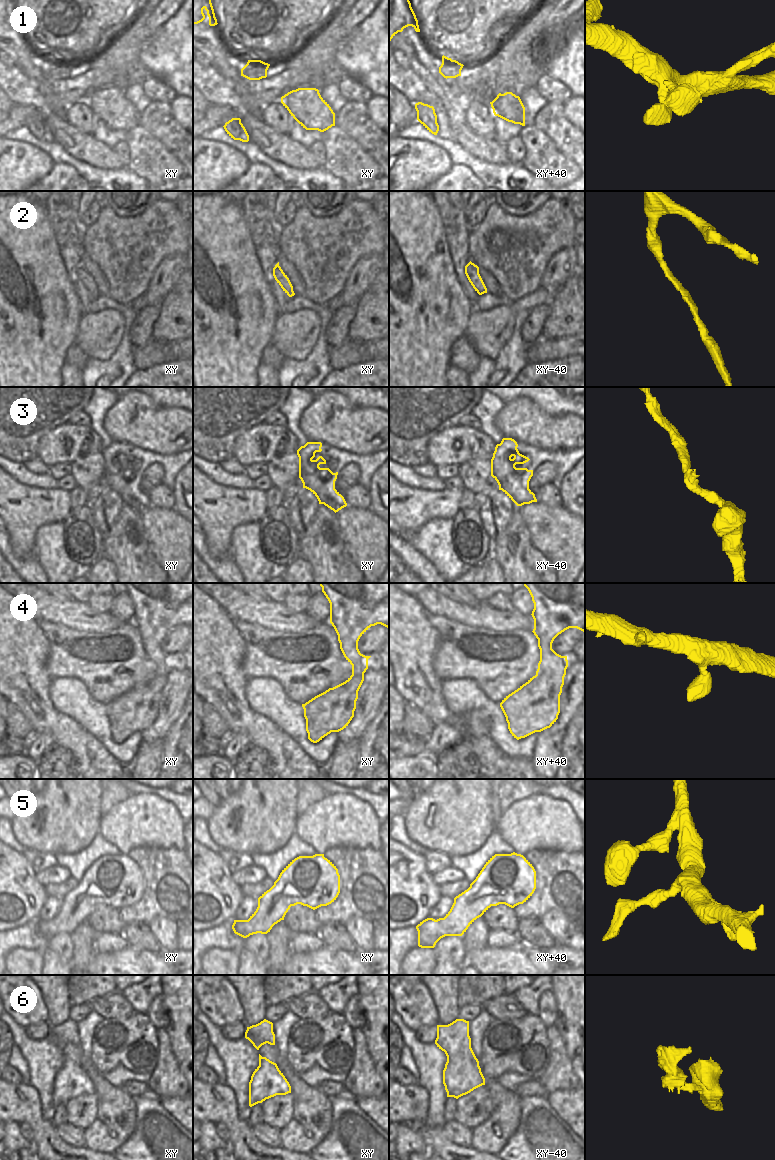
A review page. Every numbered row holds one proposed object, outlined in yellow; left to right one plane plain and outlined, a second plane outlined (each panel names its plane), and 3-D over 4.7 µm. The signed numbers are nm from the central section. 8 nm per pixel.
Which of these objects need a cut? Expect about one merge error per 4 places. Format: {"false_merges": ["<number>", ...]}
{"false_merges": ["5", "6"]}

